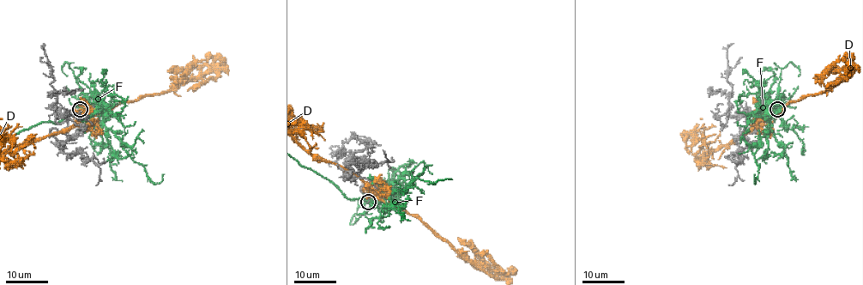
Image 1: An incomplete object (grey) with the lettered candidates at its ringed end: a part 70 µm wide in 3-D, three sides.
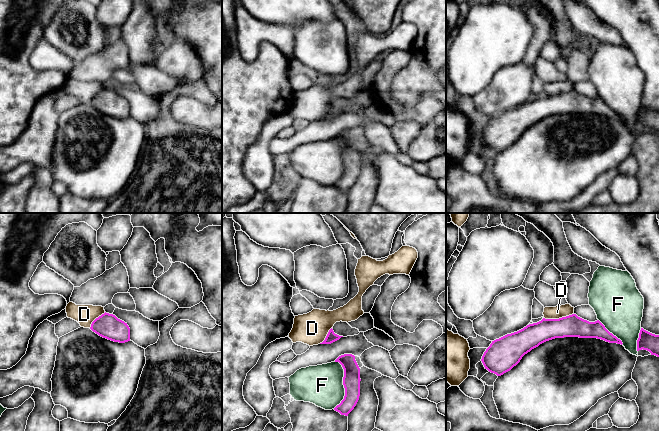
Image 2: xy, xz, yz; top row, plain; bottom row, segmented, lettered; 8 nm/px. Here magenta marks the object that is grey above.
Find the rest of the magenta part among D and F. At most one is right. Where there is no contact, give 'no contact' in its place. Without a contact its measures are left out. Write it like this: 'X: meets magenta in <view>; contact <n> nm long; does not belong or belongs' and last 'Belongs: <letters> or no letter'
D: meets magenta in yz; contact 260 nm long; does not belong
F: meets magenta in xz; contact 380 nm long; does not belong
Belongs: no letter

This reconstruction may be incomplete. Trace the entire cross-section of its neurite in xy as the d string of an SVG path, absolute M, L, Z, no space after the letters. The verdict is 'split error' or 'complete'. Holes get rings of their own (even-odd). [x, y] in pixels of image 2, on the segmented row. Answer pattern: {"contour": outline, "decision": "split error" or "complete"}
{"contour": "M105 312L92 322L90 329L99 336L114 342L130 341L129 326L113 314Z", "decision": "complete"}

